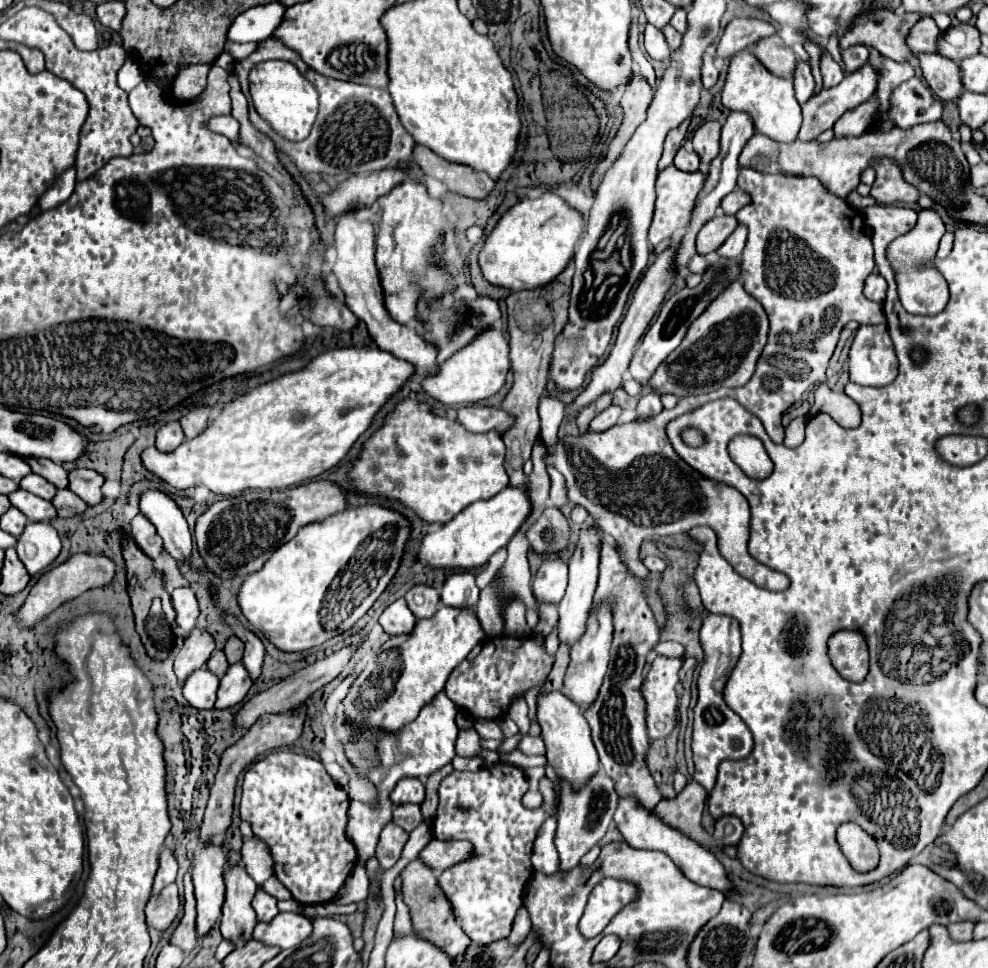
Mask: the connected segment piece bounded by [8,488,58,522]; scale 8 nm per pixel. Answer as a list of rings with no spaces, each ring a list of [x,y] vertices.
[[[22,488],[12,492],[8,498],[10,498],[12,506],[18,508],[20,512],[24,512],[30,522],[50,522],[58,516],[52,502],[48,502],[44,498],[38,498],[30,492],[24,492]]]

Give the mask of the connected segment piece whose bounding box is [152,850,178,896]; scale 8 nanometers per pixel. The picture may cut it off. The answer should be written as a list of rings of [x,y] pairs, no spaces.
[[[162,850],[160,858],[158,858],[158,872],[156,872],[156,878],[154,878],[152,896],[160,894],[162,888],[172,884],[176,880],[176,872],[178,872],[178,864],[176,864],[172,852],[170,850]]]

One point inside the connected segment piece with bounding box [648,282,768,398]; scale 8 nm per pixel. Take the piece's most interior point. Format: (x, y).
(722, 346)

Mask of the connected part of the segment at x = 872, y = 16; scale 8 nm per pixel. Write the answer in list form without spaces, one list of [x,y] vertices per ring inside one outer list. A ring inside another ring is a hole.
[[[878,8],[872,12],[864,12],[860,22],[848,30],[840,38],[839,46],[842,50],[848,46],[868,46],[876,48],[884,58],[892,58],[894,62],[906,62],[912,58],[912,52],[906,46],[908,30],[922,18],[922,14],[896,14],[890,8]]]

